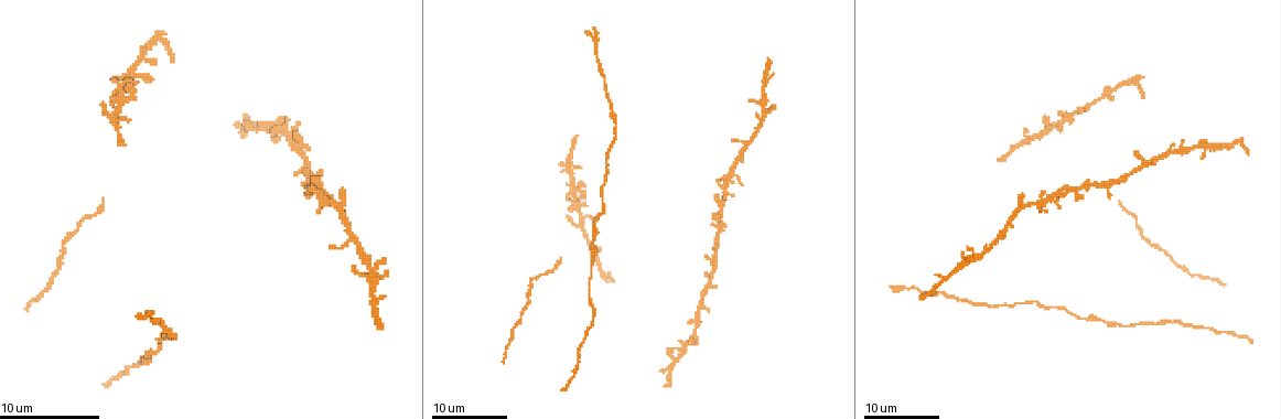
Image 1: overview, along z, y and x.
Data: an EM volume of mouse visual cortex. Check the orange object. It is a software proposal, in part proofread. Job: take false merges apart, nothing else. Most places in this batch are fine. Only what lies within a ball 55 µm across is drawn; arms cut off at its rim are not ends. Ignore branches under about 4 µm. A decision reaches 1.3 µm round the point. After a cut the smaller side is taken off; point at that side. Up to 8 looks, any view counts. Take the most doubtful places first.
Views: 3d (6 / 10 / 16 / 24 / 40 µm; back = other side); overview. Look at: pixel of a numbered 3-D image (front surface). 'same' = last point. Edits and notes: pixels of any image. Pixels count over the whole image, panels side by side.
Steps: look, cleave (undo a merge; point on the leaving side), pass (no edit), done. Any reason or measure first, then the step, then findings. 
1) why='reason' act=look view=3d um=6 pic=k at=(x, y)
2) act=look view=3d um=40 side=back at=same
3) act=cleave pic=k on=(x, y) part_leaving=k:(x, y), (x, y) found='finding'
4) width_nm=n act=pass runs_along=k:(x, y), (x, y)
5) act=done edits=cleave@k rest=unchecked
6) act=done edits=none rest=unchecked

why='looks like a crossing' act=look view=3d um=6 pic=1 at=(729, 178)

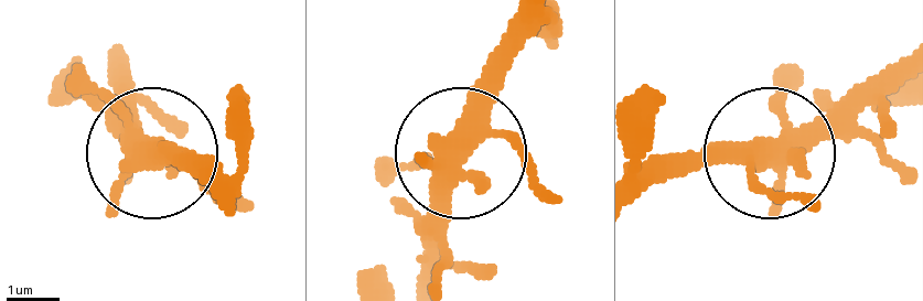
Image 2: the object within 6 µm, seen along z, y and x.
side_arm_um=70 act=pass runs_along=2:(780, 125), (753, 159), (652, 159) found='all the same cell'

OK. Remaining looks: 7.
why='three-way junction' act=look view=3d um=10 pic=1 at=(1003, 233)

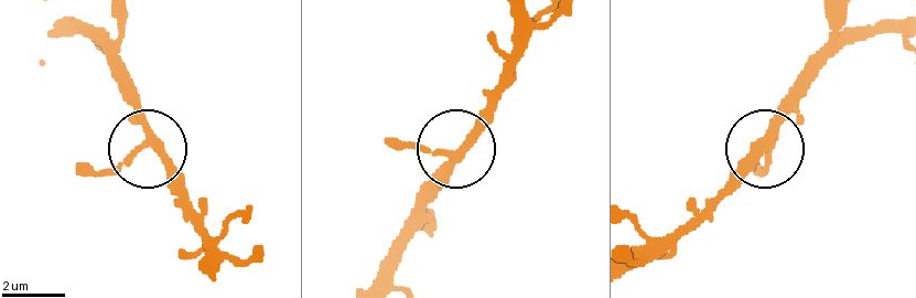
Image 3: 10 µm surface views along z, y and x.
arms=3 act=pass runs_along=3:(379, 283), (381, 258), (495, 103) found='one cell here'

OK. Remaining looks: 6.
act=look view=3d um=6 pic=1 at=(984, 303)

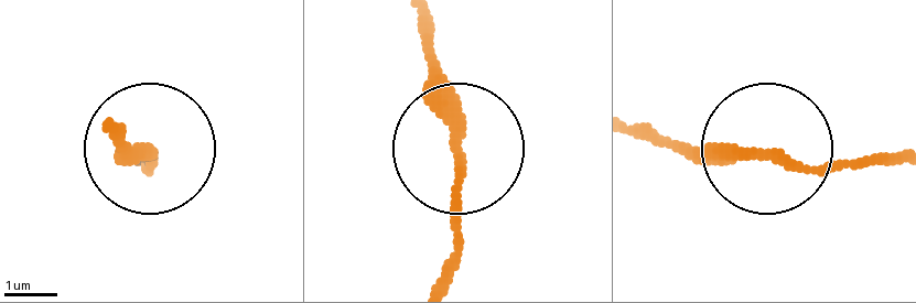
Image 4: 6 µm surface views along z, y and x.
act=pass found='continuous, no second cell'

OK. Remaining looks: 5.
why='narrows sharply' act=look view=3d um=10 pic=1 at=(1102, 323)

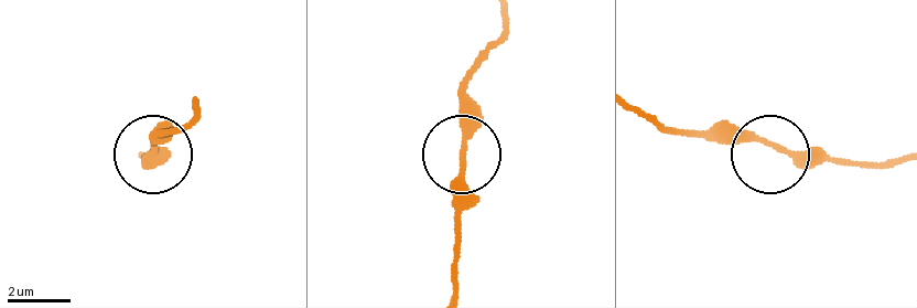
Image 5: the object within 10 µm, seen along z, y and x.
width_nm=200 act=pass runs_along=5:(500, 25), (470, 88), (462, 236) found='continuous, no second cell'

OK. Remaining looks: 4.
act=done edits=none rest=unchecked

